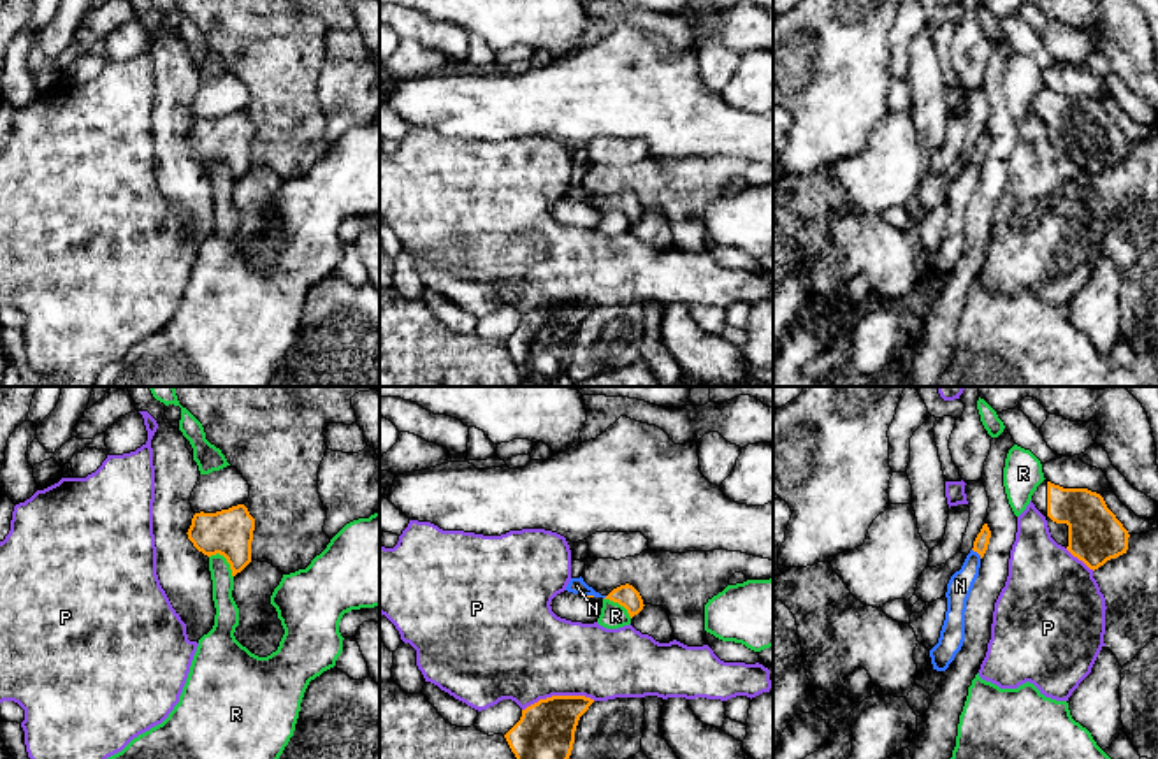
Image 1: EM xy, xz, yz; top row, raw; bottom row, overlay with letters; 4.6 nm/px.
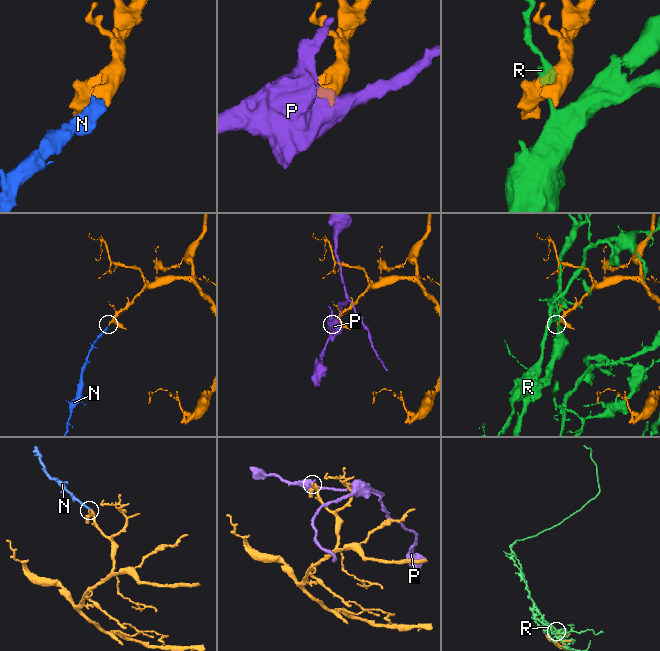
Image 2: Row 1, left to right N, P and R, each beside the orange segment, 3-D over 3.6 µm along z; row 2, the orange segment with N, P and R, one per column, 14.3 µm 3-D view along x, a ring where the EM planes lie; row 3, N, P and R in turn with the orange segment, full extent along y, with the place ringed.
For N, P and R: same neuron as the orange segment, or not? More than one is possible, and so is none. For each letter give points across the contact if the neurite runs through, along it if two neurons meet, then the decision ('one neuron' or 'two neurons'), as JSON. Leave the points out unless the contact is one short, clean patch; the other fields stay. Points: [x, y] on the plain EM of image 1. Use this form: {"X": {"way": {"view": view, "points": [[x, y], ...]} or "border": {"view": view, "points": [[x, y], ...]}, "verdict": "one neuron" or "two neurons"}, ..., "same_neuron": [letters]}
{"N": {"way": {"view": "yz", "points": [[981, 148], [977, 159], [960, 192]]}, "verdict": "one neuron"}, "P": {"verdict": "two neurons"}, "R": {"verdict": "two neurons"}, "same_neuron": ["N"]}

